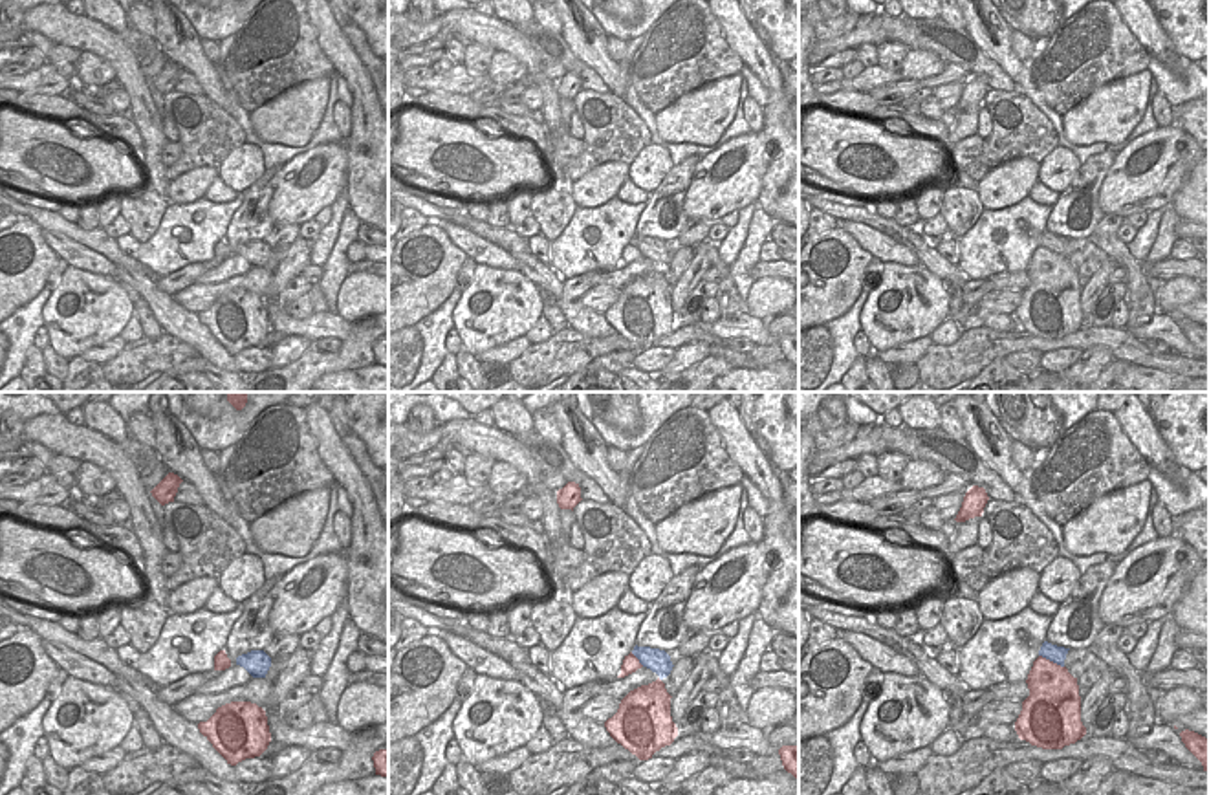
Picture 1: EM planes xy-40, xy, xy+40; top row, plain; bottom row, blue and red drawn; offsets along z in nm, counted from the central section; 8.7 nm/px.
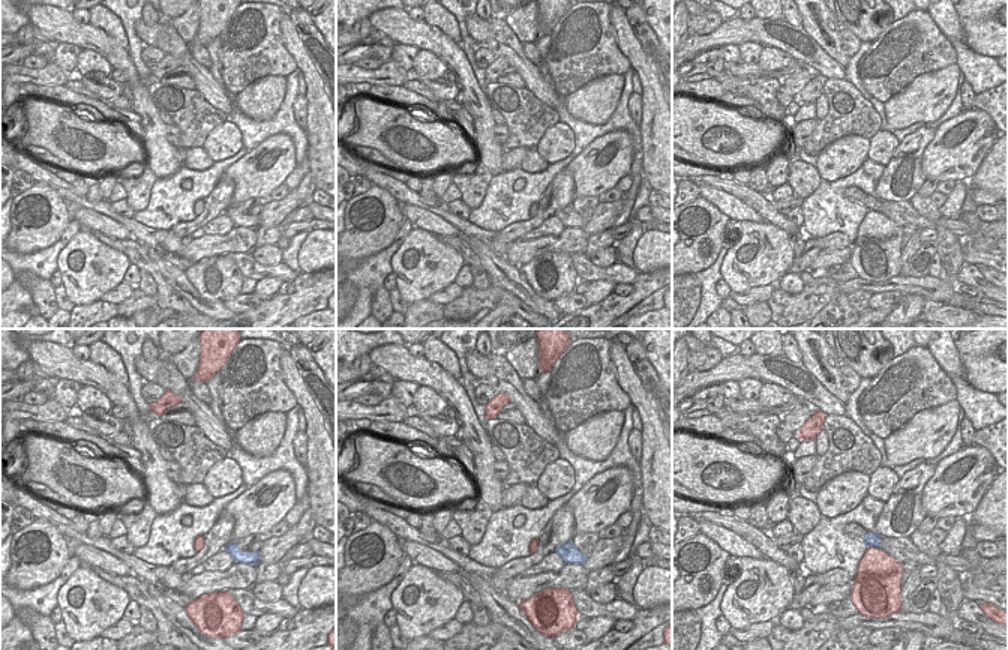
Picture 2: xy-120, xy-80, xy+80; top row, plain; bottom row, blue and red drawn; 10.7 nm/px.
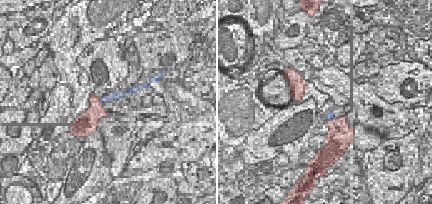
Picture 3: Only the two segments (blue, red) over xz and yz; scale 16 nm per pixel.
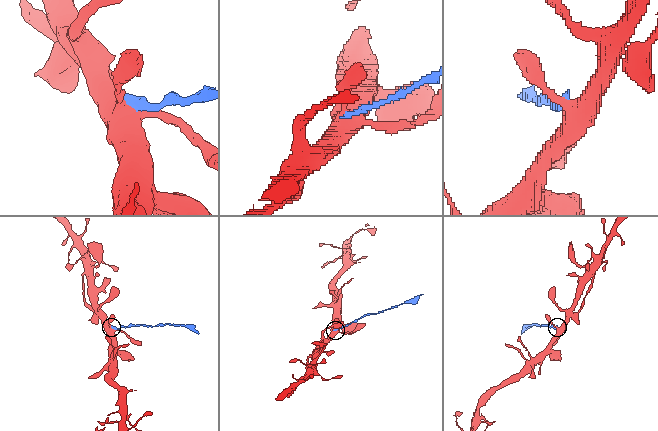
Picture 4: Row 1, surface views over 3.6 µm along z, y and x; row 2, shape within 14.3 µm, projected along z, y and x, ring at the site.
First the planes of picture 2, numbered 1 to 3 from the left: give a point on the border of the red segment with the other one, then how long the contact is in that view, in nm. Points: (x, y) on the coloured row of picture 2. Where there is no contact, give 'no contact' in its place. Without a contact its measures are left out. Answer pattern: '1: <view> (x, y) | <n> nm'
1: no contact
2: no contact
3: xy+80 (875, 547) | 140 nm

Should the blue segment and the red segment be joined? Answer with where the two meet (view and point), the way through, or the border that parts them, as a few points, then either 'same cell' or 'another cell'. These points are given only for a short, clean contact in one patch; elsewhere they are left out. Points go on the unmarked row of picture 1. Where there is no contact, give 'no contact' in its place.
meets blue in xy+40 at (1052, 250); border along xy+40 (1039, 244), (1063, 257); another cell

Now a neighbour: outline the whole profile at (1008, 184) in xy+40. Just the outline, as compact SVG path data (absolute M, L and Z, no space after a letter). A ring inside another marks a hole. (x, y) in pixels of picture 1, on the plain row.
M1017 158L989 170L976 183L976 192L984 209L998 211L1024 200L1039 181L1039 169L1040 163L1029 158Z

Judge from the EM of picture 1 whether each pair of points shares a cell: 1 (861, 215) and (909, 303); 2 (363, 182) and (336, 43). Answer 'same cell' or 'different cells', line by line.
1: different cells
2: same cell

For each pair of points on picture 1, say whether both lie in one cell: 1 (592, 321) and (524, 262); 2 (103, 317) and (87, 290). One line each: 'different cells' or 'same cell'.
1: same cell
2: same cell

